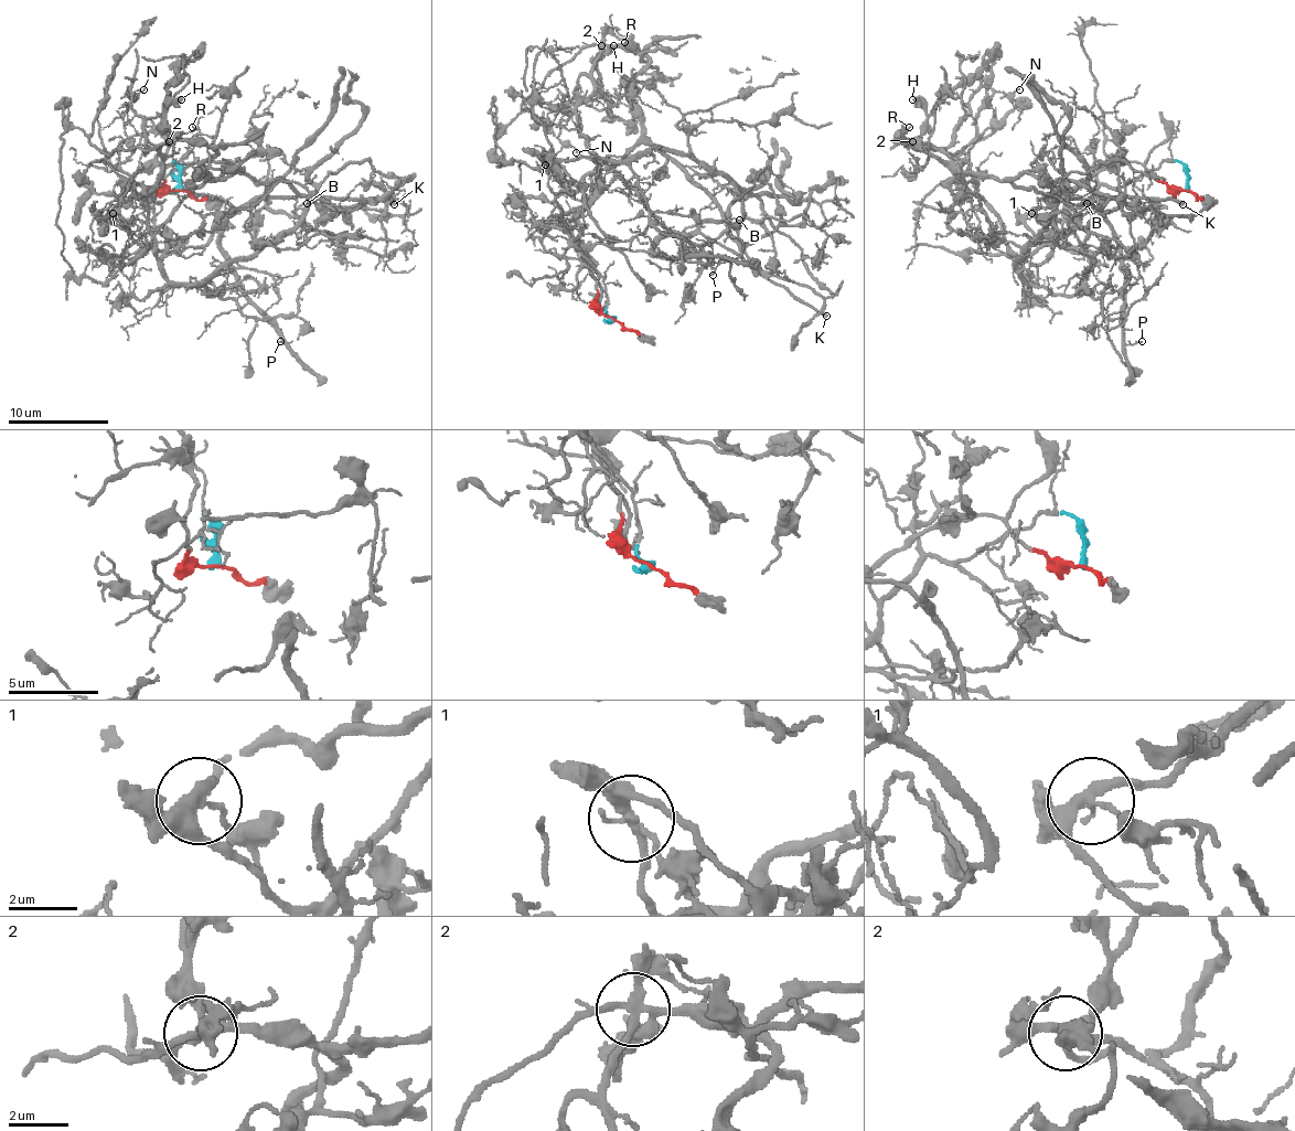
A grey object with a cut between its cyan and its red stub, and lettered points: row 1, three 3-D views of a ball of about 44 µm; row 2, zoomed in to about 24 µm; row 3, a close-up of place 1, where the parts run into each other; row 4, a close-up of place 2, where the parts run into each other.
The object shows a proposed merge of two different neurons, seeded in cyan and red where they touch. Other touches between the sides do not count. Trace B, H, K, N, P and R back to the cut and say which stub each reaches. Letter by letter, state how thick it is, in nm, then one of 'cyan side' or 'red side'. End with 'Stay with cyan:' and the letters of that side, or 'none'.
B: 110 nm | cyan side
H: 400 nm | red side
K: 180 nm | red side
N: 110 nm | cyan side
P: 110 nm | red side
R: 140 nm | cyan side
Stay with cyan: B, N, R

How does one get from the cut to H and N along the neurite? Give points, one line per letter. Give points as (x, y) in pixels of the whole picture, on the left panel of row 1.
H: (179, 189), (153, 161), (127, 196), (209, 179), (202, 163), (216, 151), (167, 124), (181, 98)
N: (179, 189), (174, 161), (134, 187), (164, 234), (161, 259), (143, 201), (161, 157), (129, 96), (143, 88)

